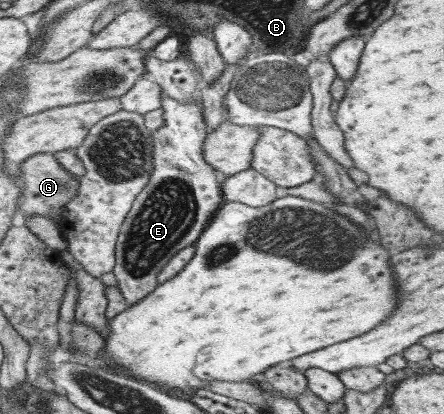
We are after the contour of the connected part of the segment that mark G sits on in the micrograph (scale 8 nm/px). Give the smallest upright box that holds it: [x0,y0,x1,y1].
[19,153,79,225]

